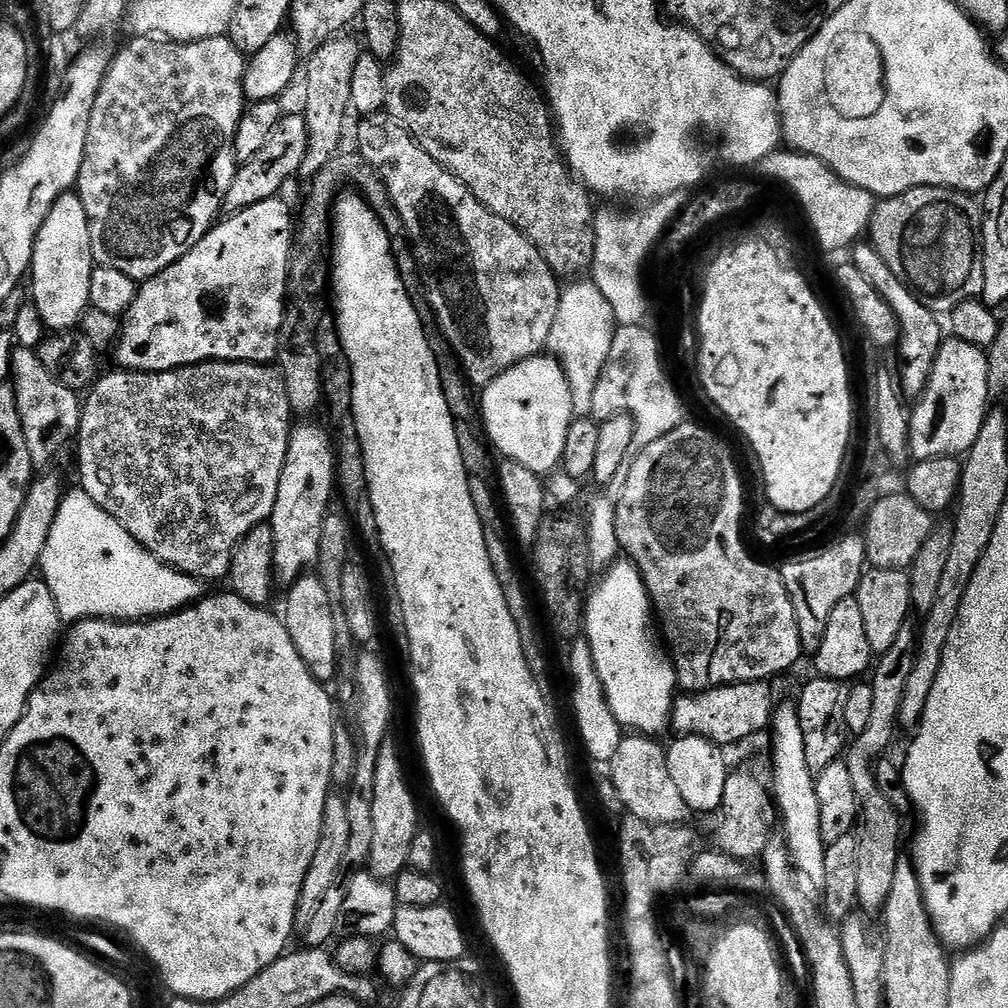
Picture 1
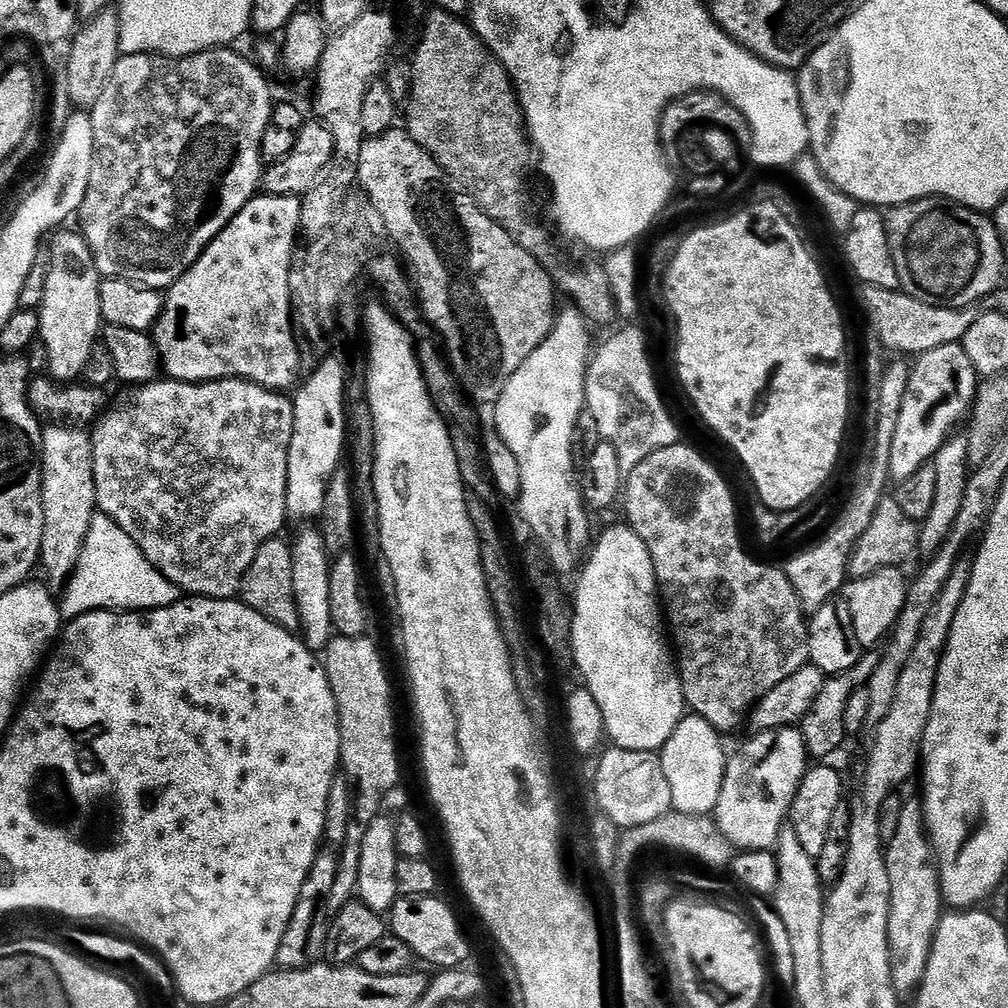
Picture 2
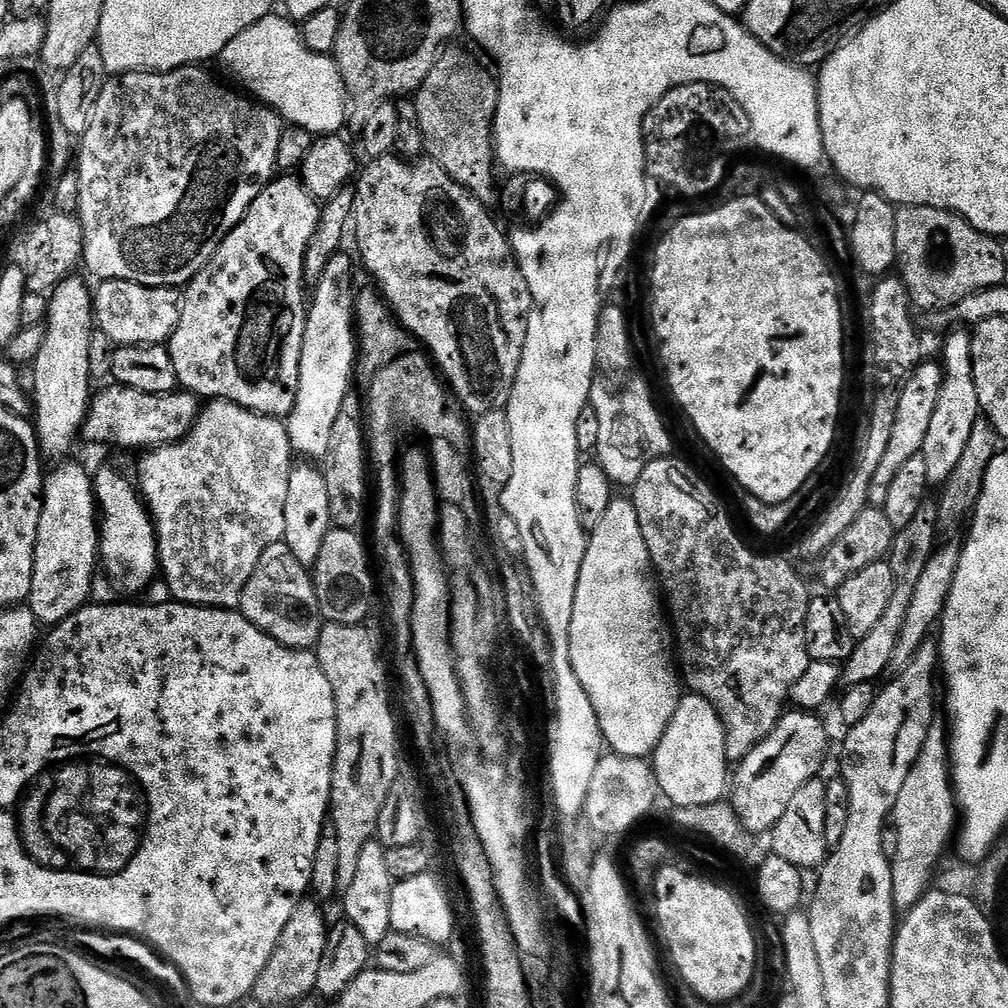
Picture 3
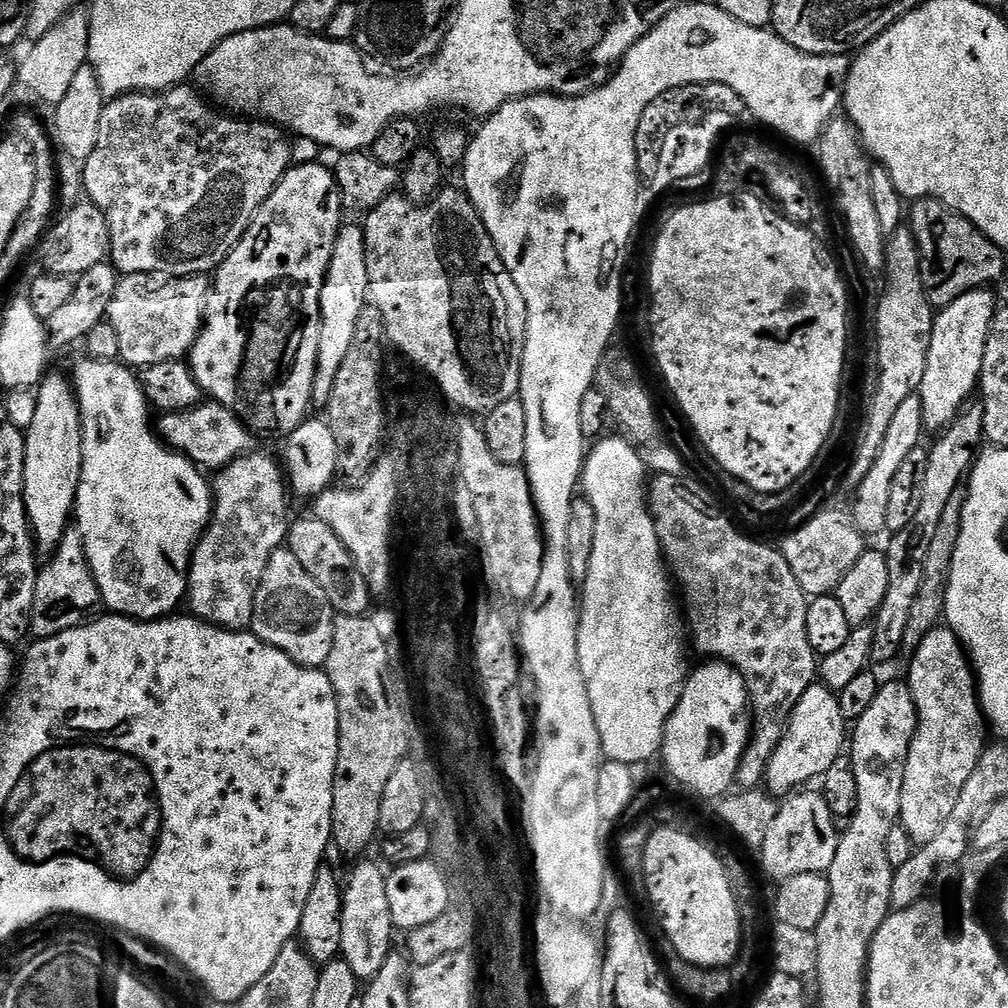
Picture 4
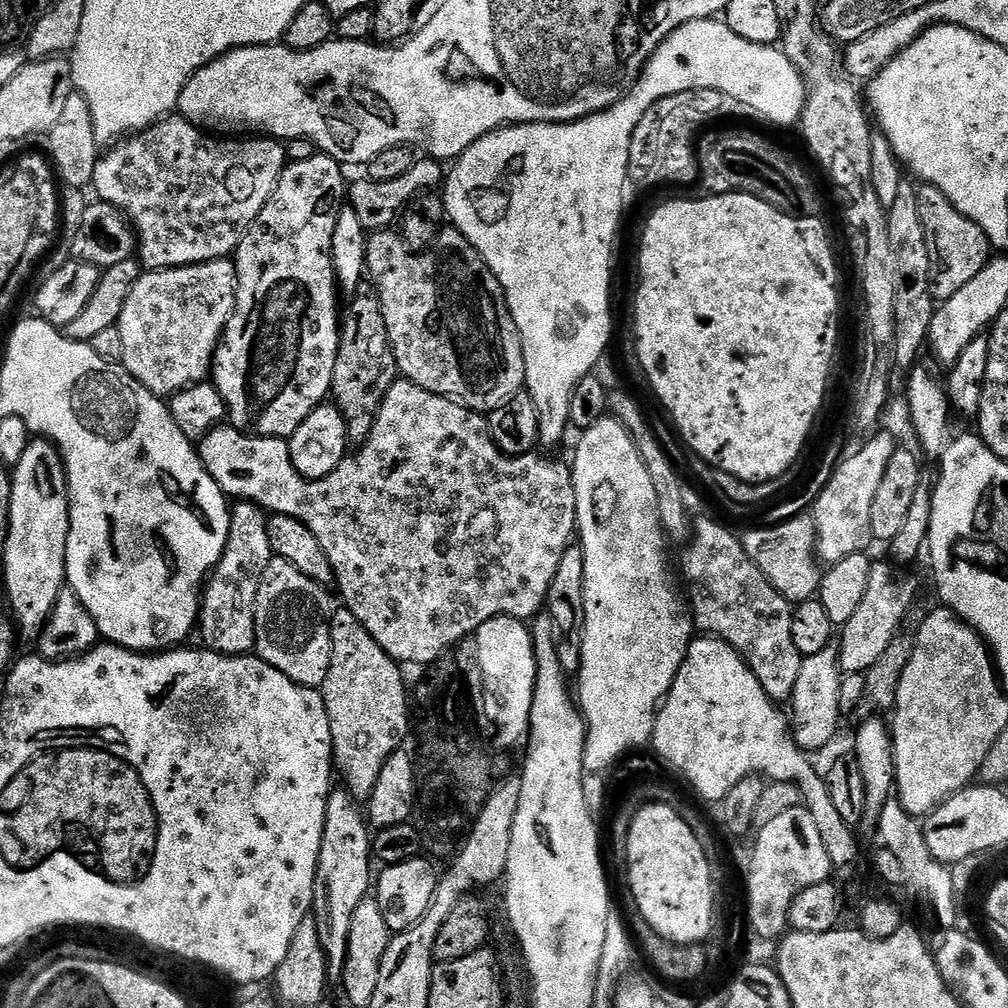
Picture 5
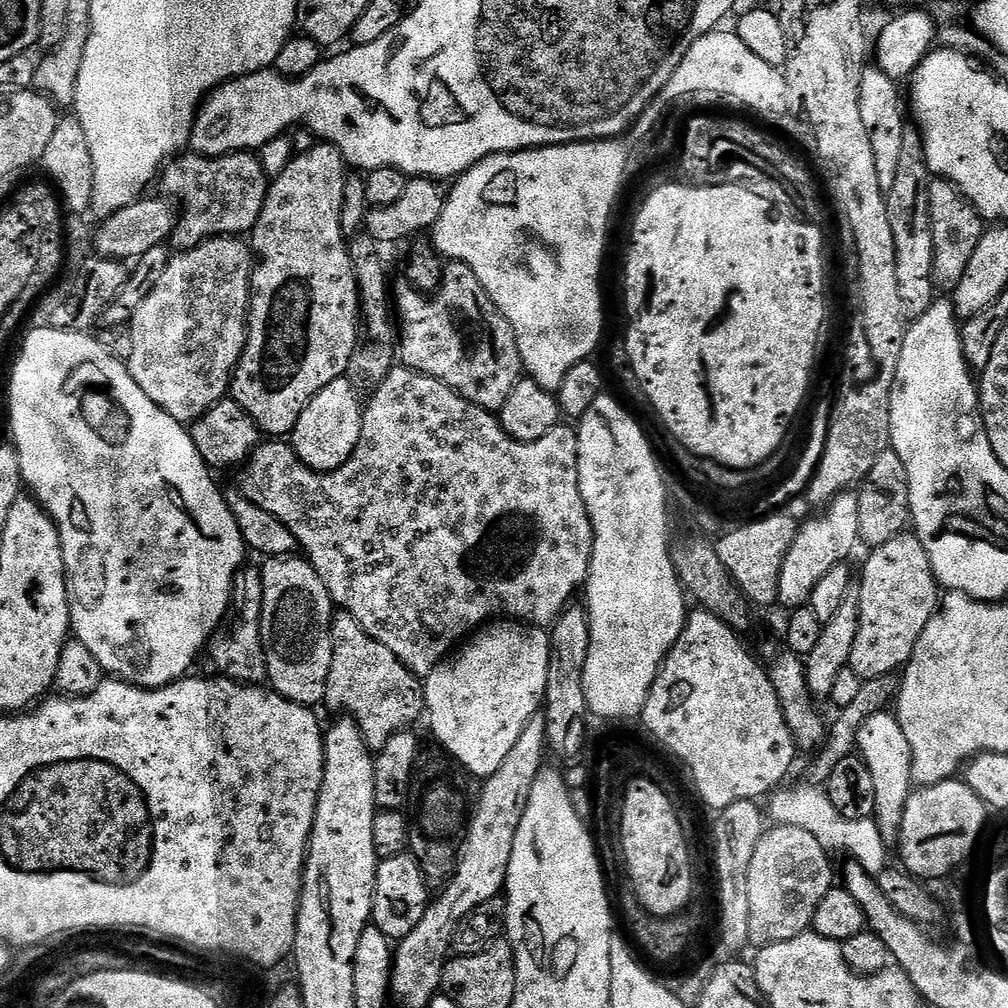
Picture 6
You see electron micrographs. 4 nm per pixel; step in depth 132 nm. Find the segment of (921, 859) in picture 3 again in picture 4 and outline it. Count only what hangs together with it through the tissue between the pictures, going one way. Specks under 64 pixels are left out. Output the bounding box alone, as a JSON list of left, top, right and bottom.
[899,626,986,846]

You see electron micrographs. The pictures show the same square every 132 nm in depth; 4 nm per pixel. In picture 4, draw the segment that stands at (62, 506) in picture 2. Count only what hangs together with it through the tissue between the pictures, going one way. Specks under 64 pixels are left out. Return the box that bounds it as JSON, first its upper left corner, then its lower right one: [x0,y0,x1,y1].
[32,534,101,640]

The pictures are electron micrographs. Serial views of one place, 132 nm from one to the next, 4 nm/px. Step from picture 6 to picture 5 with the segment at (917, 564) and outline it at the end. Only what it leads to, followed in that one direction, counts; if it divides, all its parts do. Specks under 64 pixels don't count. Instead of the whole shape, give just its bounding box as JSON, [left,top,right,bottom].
[838,563,916,673]

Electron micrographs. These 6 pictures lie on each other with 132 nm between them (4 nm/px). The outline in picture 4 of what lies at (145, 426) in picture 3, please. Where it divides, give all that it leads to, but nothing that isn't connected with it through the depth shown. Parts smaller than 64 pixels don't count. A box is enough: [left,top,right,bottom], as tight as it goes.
[158,402,254,470]

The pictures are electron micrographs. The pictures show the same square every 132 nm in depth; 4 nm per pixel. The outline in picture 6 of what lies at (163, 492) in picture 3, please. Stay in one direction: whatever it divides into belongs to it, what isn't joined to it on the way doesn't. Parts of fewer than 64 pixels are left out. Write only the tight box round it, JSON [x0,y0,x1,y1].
[210,567,268,682]

